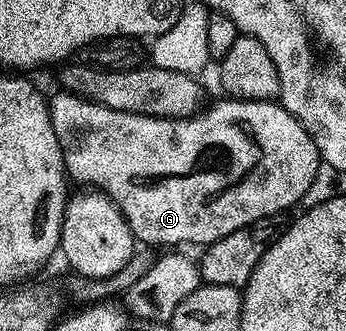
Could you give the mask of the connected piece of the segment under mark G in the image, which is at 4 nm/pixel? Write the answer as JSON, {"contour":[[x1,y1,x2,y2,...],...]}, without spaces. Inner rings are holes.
{"contour":[[64,92,50,97,48,104,51,124,65,161,66,175,81,174,86,187,106,194,128,219,138,243,165,246,161,248,204,248,231,232,269,220,272,214,280,210,289,210,293,205,296,207,311,180,315,180,315,172,323,164,313,137,305,131,298,118,285,111,284,106,276,101,224,101,215,103,210,110,202,109,192,116,175,118,152,118,119,112],[238,120,245,121,245,134,237,130,235,123],[257,126,265,130,261,138,257,138],[228,190,233,194,242,190,253,198,245,198,242,202,237,198,217,198]]}

